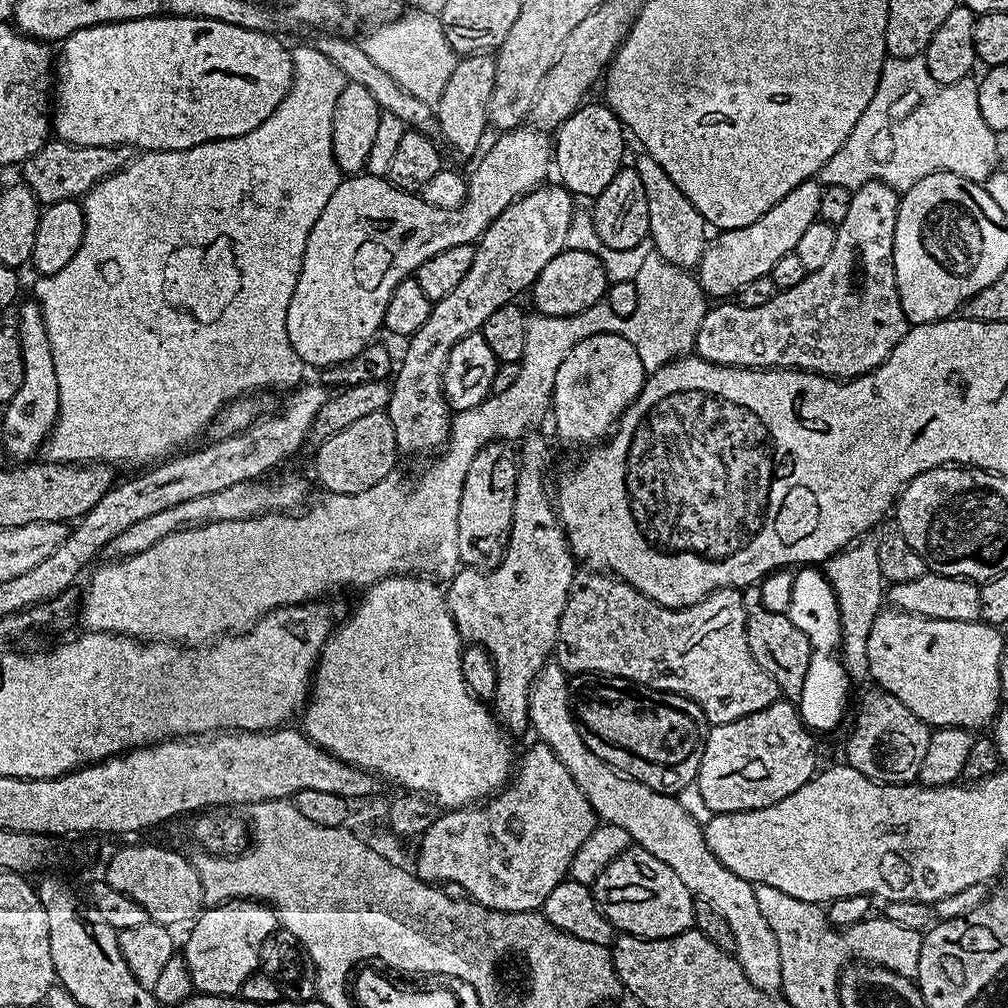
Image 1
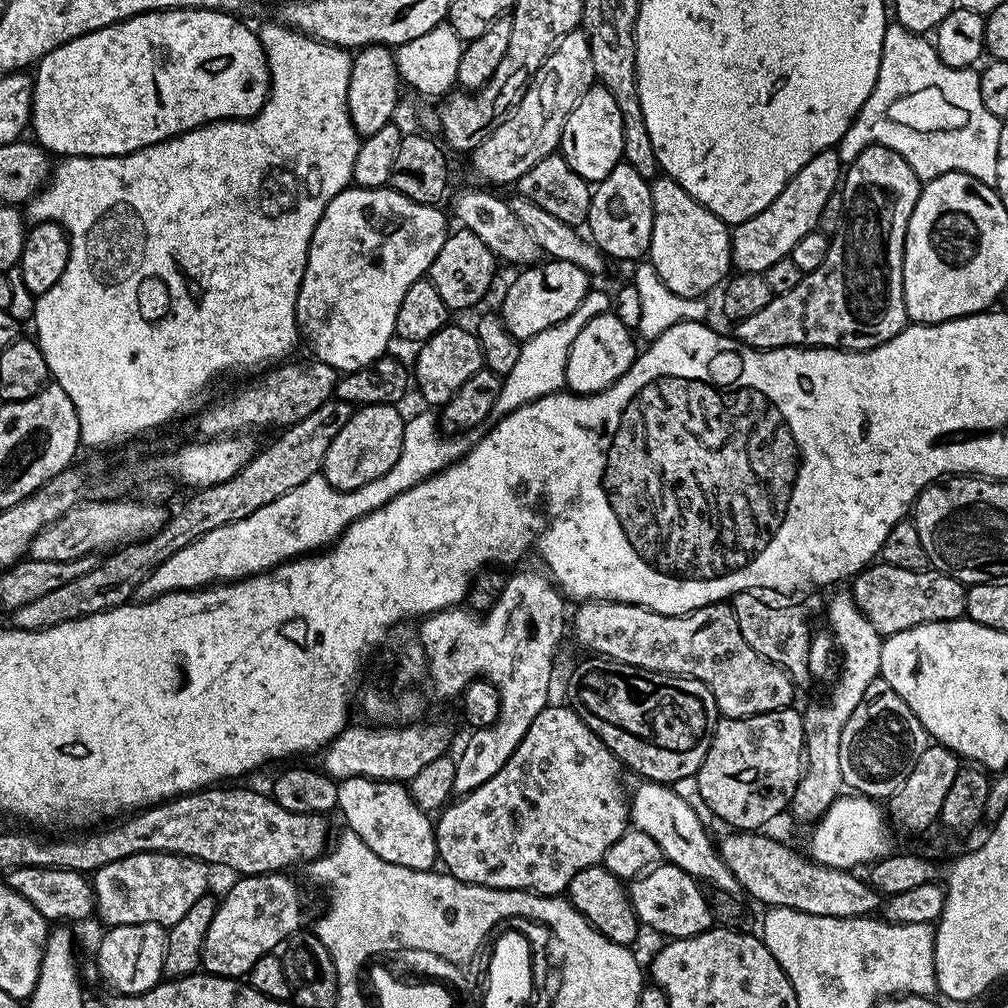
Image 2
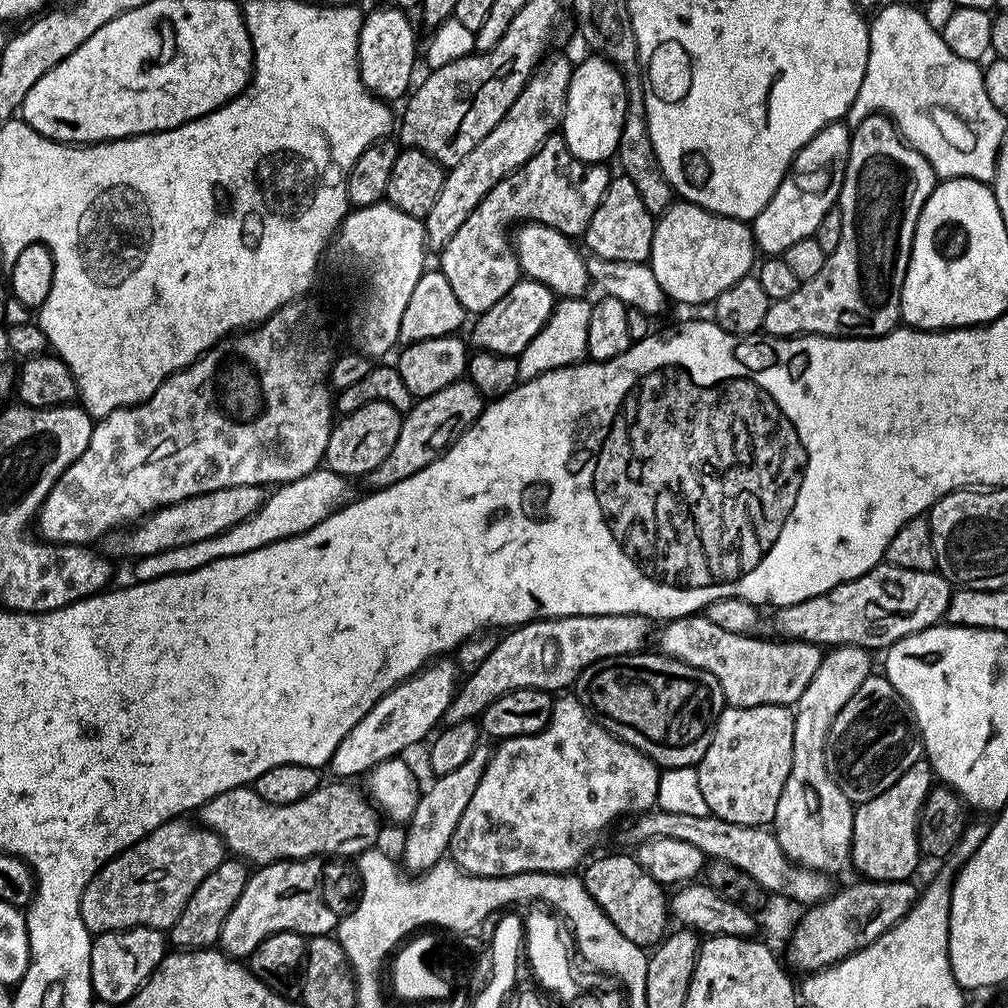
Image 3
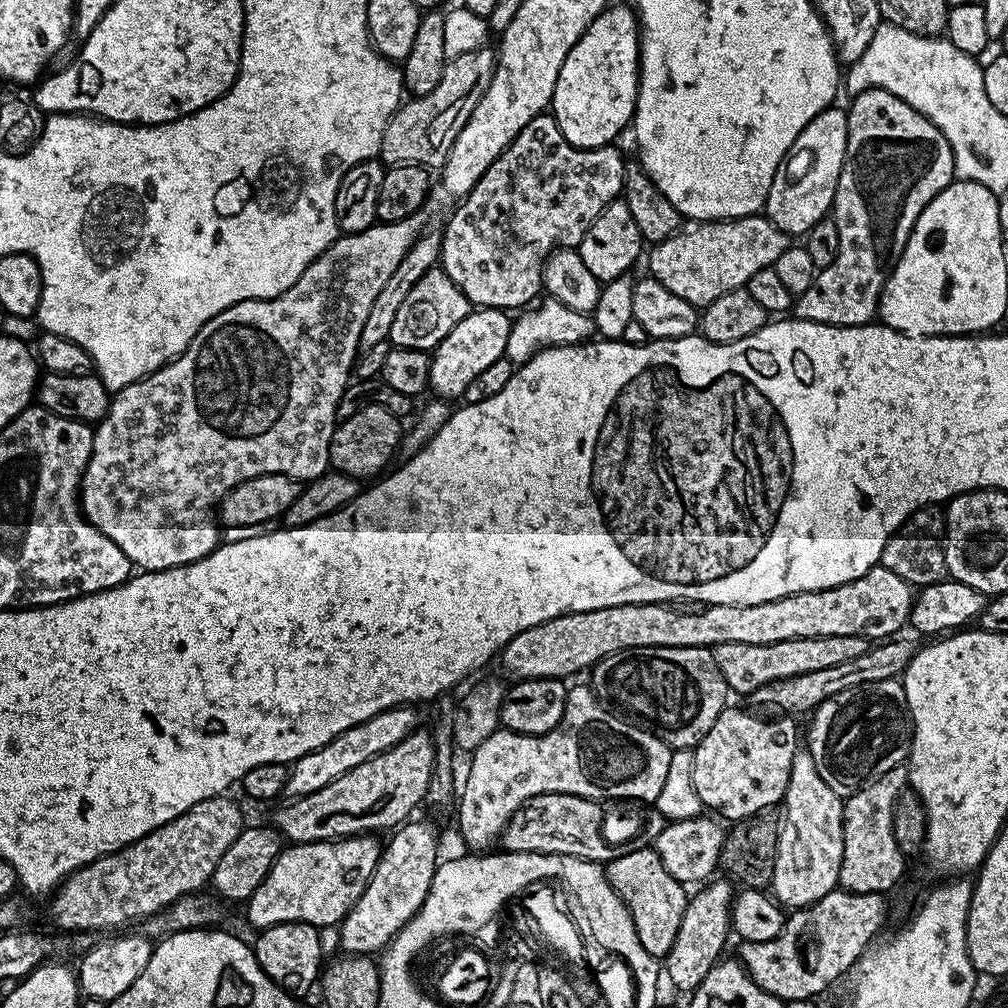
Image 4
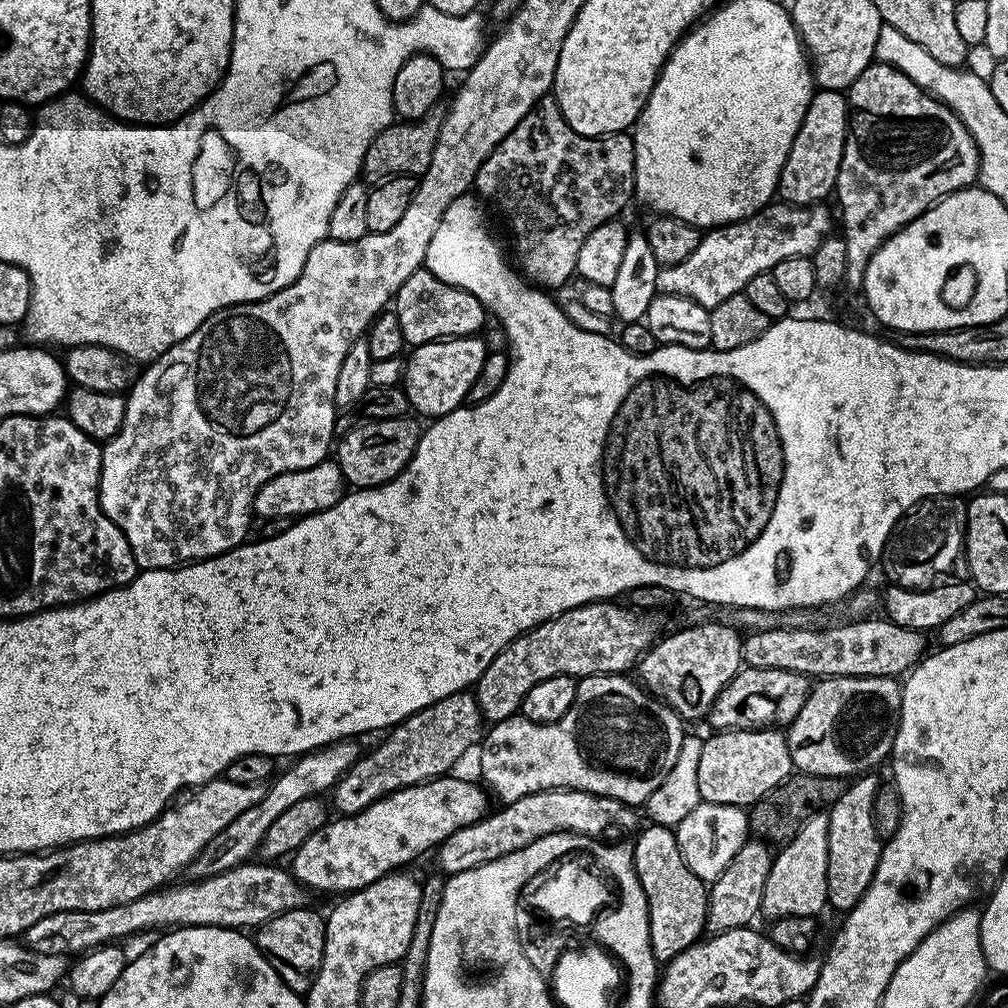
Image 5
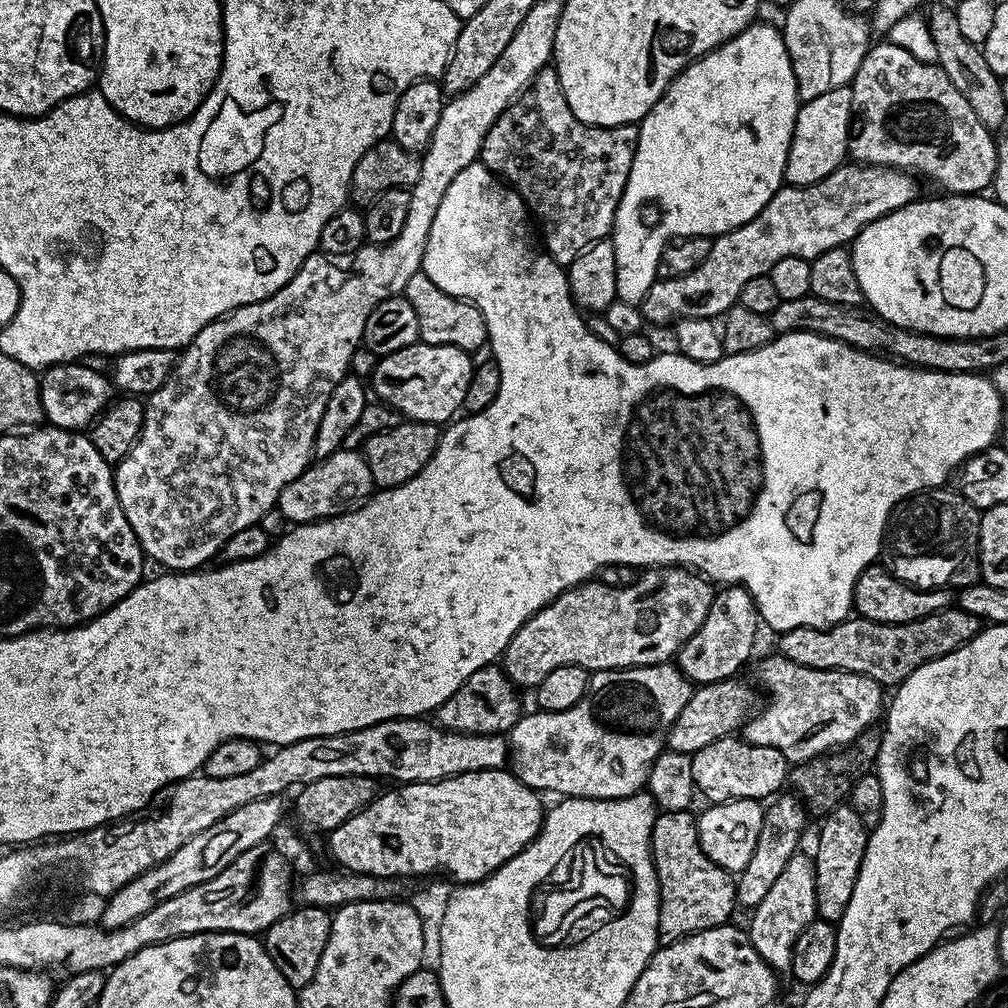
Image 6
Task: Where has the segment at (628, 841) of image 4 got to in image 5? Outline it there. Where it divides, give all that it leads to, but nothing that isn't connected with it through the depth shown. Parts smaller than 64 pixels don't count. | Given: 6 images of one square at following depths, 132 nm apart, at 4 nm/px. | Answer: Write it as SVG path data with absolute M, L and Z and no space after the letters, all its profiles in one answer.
M551 788L545 792L526 794L513 804L500 806L497 812L496 809L489 811L478 822L462 826L462 830L454 830L454 834L450 834L450 838L446 838L435 853L436 864L441 868L437 869L448 876L462 870L474 870L486 862L514 854L514 850L522 850L522 846L530 846L530 842L555 832L574 832L578 836L593 836L605 842L624 842L638 828L632 812L633 809L620 800L573 788Z

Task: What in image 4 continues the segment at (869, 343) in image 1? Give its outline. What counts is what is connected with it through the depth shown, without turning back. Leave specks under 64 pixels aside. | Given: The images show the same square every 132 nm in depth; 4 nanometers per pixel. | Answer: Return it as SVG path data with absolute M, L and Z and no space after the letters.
M867 88L864 92L855 93L851 99L852 105L846 108L846 158L830 209L831 219L838 226L838 258L834 258L830 266L819 269L810 290L794 300L795 319L821 325L858 326L871 324L877 319L884 283L914 230L914 222L918 222L922 210L943 188L953 183L956 176L950 142L946 142L946 134L942 134L928 116L923 116L902 98L881 88Z

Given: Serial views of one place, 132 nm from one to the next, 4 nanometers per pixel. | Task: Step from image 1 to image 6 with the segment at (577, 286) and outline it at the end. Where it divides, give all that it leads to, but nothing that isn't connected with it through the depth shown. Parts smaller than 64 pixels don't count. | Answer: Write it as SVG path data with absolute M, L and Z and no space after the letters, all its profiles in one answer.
M417 342L377 359L370 392L379 403L398 410L401 417L444 426L463 409L473 367L473 357L460 348Z

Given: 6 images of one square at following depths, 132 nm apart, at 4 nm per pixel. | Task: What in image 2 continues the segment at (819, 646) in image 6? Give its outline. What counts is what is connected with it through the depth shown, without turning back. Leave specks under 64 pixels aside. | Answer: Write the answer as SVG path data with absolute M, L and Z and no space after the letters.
M590 600L579 605L576 613L570 616L570 632L576 635L576 640L584 648L589 648L589 653L600 658L616 661L618 664L629 664L642 670L661 672L671 676L685 676L702 682L714 694L717 713L729 720L746 718L766 714L774 710L782 710L793 703L792 695L798 692L792 677L762 658L742 638L738 630L738 622L732 613L732 605L728 602L707 604L695 608L685 616L667 616L658 614L649 608L637 604L620 604L617 600Z

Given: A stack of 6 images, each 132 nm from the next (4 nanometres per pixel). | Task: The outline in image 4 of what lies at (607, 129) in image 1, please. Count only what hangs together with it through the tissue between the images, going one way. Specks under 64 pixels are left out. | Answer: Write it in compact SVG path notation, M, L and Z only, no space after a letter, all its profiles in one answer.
M627 3L616 4L604 9L590 22L590 26L574 42L562 70L558 70L558 82L550 105L551 115L556 117L558 126L566 138L576 148L602 148L613 143L612 140L624 127L633 123L636 115L636 93L640 90L640 30L638 17Z

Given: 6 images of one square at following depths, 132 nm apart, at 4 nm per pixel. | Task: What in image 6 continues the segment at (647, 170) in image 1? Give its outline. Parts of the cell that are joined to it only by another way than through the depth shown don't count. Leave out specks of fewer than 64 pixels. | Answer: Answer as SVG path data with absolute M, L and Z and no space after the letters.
M845 162L816 184L782 186L753 220L738 226L732 232L724 232L715 237L710 254L706 254L706 262L702 262L693 272L669 280L656 279L650 290L646 290L646 298L638 306L640 313L644 315L649 325L668 324L668 326L686 318L712 320L723 317L725 312L739 301L742 286L746 286L750 278L767 276L774 262L780 261L781 258L793 256L811 261L818 254L826 254L826 250L851 245L856 235L870 222L917 199L921 195L919 183L921 184L921 181L913 173L904 172L900 168Z

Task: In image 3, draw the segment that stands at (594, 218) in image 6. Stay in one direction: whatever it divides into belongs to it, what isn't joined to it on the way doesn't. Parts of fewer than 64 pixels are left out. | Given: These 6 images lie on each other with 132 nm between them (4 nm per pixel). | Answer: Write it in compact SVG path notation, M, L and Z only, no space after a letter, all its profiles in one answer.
M553 134L546 138L544 145L523 168L492 187L490 194L478 202L470 218L462 222L454 238L450 238L439 253L438 270L446 282L450 282L465 313L479 314L490 310L498 298L506 298L506 294L510 294L512 287L522 279L520 263L510 239L510 229L517 222L545 224L569 238L583 237L590 226L590 218L594 218L594 210L598 210L598 202L602 202L602 194L606 194L610 179L610 172L606 169L604 164L585 164L582 160L575 160L563 135Z

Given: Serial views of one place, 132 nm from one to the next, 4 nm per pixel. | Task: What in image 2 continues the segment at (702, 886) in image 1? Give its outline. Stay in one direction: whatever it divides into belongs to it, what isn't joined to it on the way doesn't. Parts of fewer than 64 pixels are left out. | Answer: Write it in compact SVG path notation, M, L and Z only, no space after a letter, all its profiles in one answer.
M640 782L640 785L630 792L630 820L635 831L650 834L650 838L658 842L660 855L667 863L678 866L686 874L695 876L697 881L712 888L730 893L737 891L735 876L721 858L714 840L712 844L708 837L709 829L700 821L698 814L694 814L694 810L690 810L690 806L686 806L686 802L678 798L675 787Z

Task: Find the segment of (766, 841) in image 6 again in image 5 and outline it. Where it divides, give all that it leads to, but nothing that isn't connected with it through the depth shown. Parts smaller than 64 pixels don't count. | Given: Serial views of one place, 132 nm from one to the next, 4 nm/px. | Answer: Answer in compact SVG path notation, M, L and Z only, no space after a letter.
M749 838L738 850L738 854L730 858L730 866L726 866L726 870L722 870L722 874L711 881L708 890L706 928L709 933L749 927L753 923L752 919L761 915L762 894L766 890L766 878L770 878L773 859L773 849L759 838Z

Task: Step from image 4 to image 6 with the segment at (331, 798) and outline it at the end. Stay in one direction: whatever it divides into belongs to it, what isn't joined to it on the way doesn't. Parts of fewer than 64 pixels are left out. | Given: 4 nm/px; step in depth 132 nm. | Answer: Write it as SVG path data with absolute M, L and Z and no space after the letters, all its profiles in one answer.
M489 666L470 674L462 686L434 713L435 723L449 732L470 734L506 734L522 715L517 685L513 684L503 667Z

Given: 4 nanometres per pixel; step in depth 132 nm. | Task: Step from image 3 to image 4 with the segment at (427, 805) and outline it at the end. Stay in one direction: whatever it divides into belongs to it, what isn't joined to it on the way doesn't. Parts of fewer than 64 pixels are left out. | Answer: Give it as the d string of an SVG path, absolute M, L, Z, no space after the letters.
M415 820L399 825L391 833L392 841L383 845L380 860L364 892L340 921L340 944L345 953L376 954L387 948L428 897L438 863L436 832L430 825Z

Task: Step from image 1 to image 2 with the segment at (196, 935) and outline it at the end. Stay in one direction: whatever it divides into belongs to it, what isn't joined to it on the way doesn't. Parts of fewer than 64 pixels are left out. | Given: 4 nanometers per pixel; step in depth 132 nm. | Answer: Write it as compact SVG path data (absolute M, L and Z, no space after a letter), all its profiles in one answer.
M283 871L267 872L261 876L240 876L237 884L225 894L216 905L214 922L210 922L210 930L206 930L204 945L200 951L200 963L203 971L209 976L247 977L250 966L258 962L258 958L275 953L276 947L283 945L288 937L301 931L304 912L300 909L300 892L290 877Z

